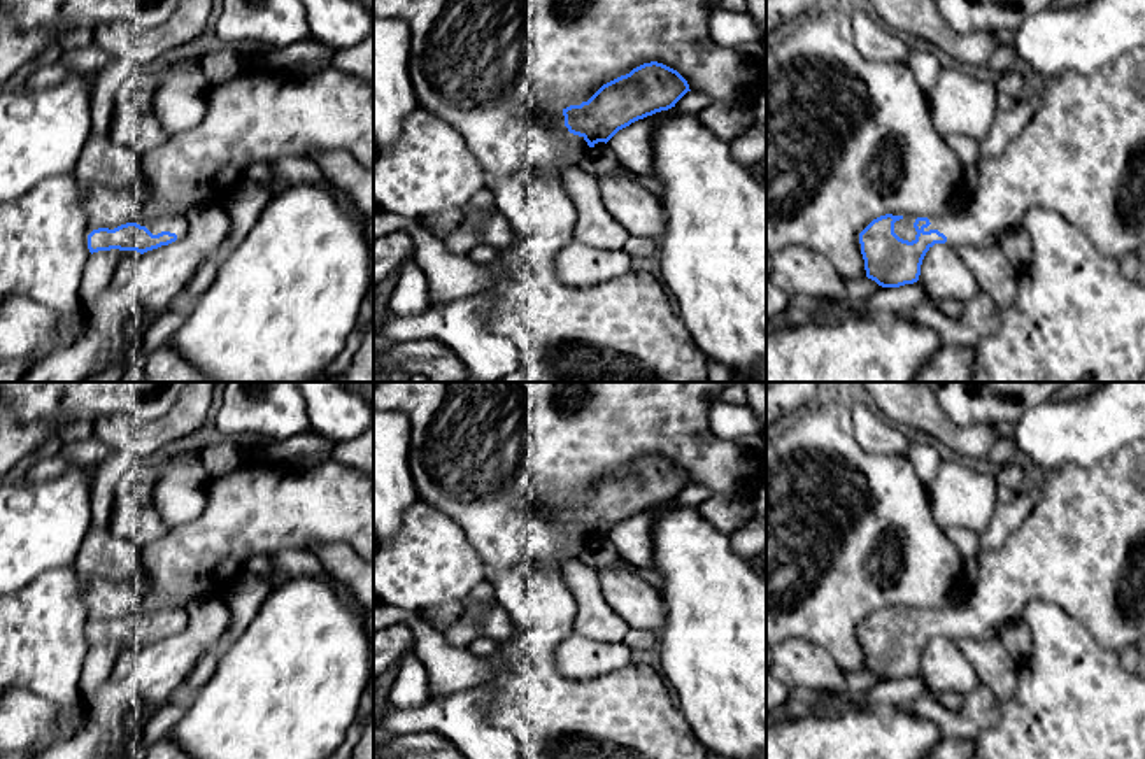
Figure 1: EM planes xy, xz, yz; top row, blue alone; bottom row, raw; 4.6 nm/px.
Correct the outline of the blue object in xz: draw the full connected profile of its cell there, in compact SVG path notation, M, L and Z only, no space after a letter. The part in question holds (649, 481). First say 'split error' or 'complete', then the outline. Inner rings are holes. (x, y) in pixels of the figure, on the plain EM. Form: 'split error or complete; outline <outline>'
split error; outline M658 454L603 477L587 494L563 501L572 547L607 536L631 515L675 500L687 484L687 473Z

